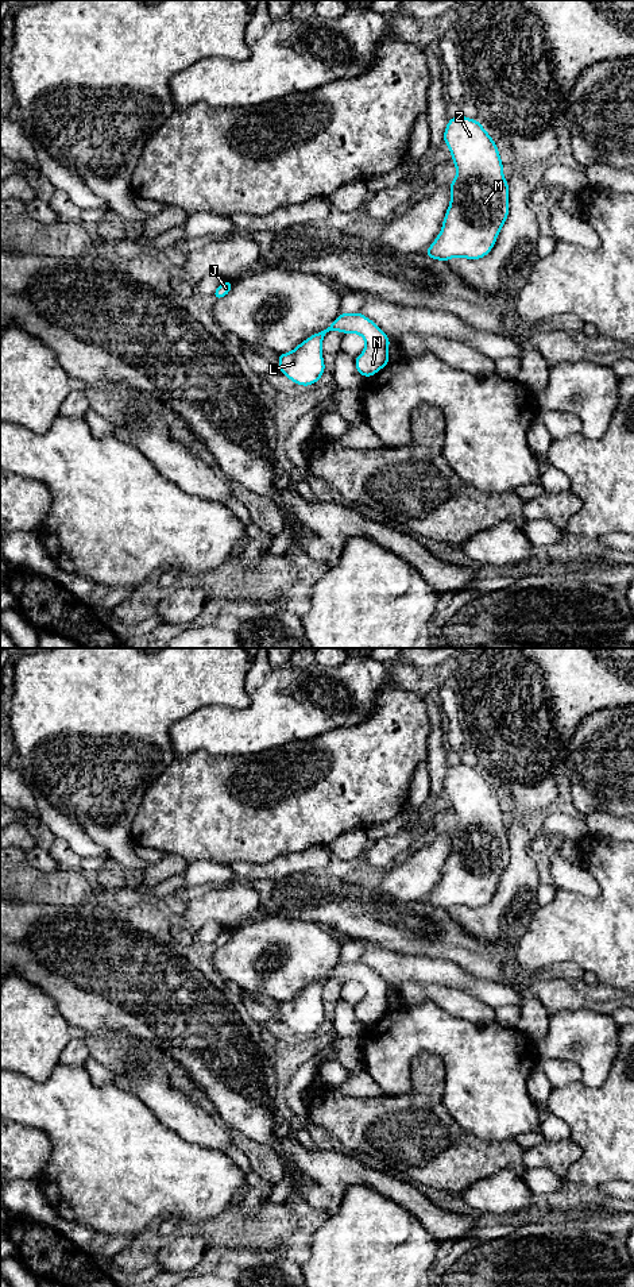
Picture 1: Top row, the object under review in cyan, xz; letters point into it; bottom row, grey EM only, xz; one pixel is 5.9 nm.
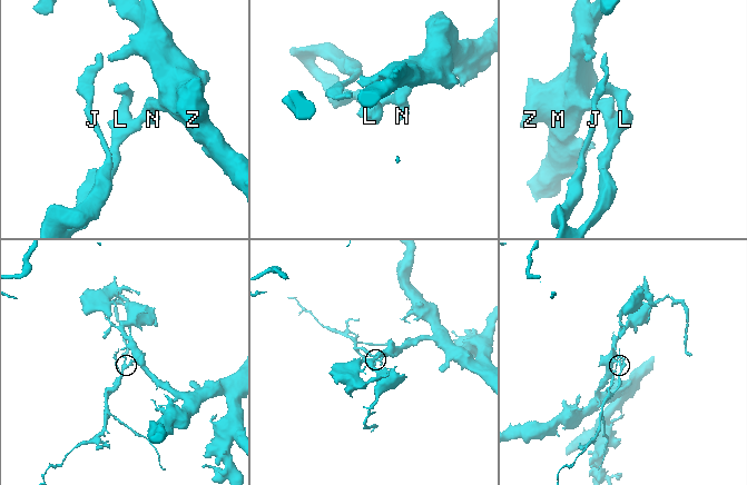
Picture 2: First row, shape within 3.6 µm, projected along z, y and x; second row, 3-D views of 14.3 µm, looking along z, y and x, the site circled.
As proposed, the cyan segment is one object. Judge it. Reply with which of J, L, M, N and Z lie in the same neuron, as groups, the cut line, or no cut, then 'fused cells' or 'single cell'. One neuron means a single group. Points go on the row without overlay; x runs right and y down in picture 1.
J L M N Z | no cut | single cell

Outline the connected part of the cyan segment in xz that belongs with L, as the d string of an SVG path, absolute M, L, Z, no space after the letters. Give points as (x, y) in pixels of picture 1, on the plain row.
M341 960L326 978L309 984L290 1001L278 1003L281 1021L301 1034L316 1032L325 1020L322 989L329 979L340 979L341 982L353 980L364 987L366 995L355 1006L356 1018L363 1025L372 1025L390 1010L390 986L360 960Z

